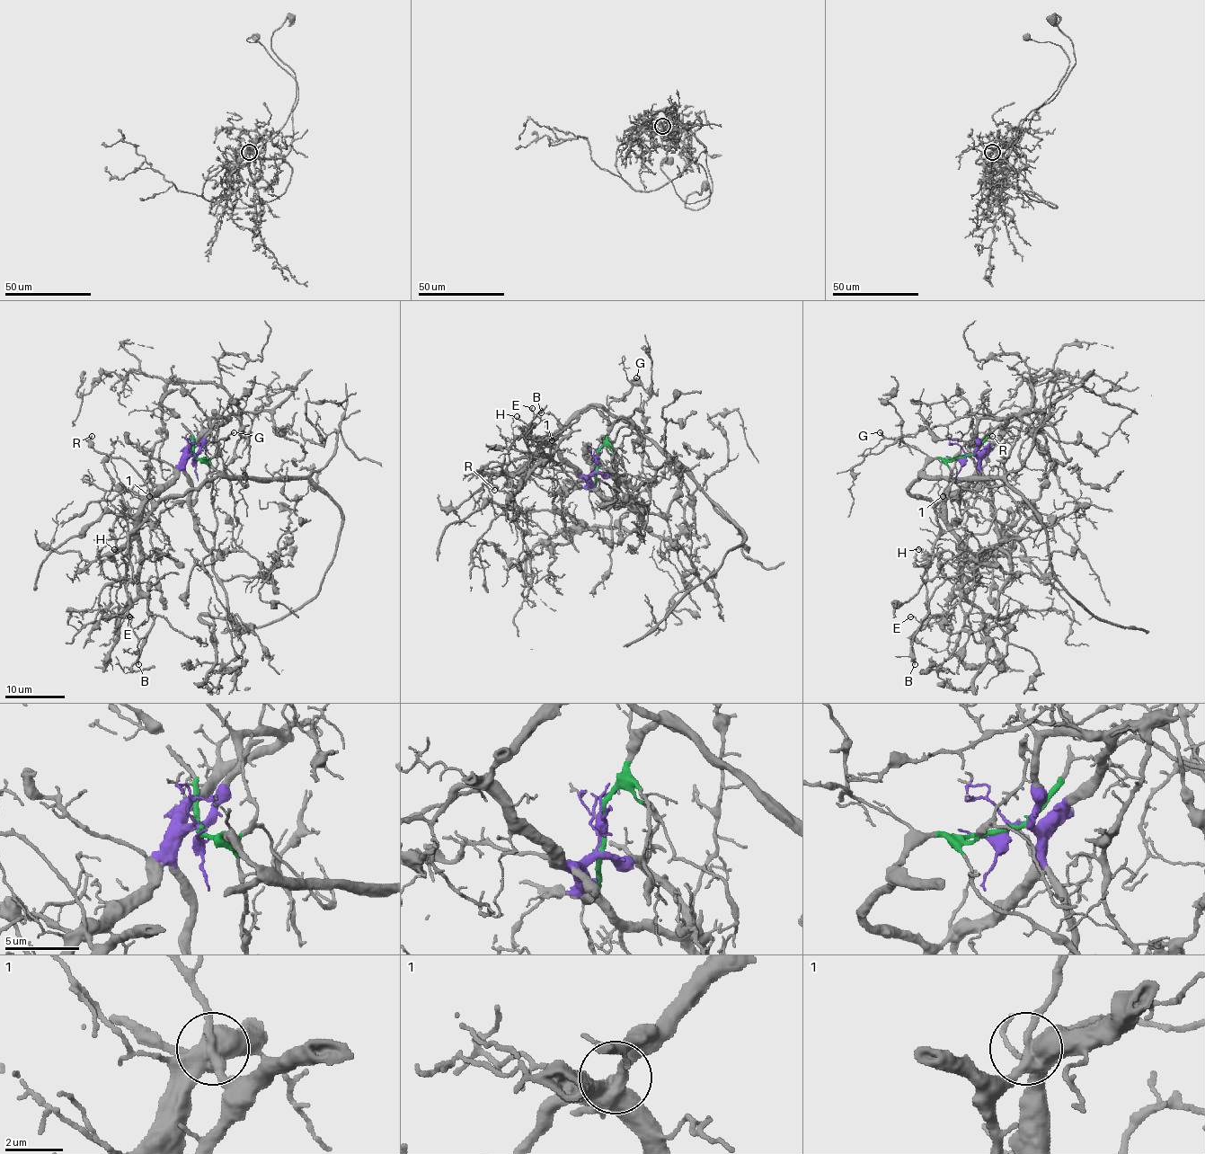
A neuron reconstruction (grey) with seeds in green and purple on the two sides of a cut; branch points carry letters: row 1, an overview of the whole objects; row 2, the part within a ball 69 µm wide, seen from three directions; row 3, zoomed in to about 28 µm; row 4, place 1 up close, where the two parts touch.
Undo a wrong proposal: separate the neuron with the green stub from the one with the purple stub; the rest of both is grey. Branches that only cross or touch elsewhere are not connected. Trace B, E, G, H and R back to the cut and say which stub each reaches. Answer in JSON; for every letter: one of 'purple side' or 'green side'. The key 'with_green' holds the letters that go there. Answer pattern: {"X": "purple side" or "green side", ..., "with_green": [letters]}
{"B": "green side", "E": "green side", "G": "green side", "H": "green side", "R": "green side", "with_green": ["B", "E", "G", "H", "R"]}

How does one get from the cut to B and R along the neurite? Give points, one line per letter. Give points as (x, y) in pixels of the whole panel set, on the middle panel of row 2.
B: (597, 462), (606, 430), (620, 419), (599, 405), (589, 405), (563, 430), (534, 437), (529, 423), (541, 412)
R: (597, 462), (606, 430), (620, 419), (592, 405), (547, 446), (514, 457), (498, 471), (491, 479), (493, 491)

